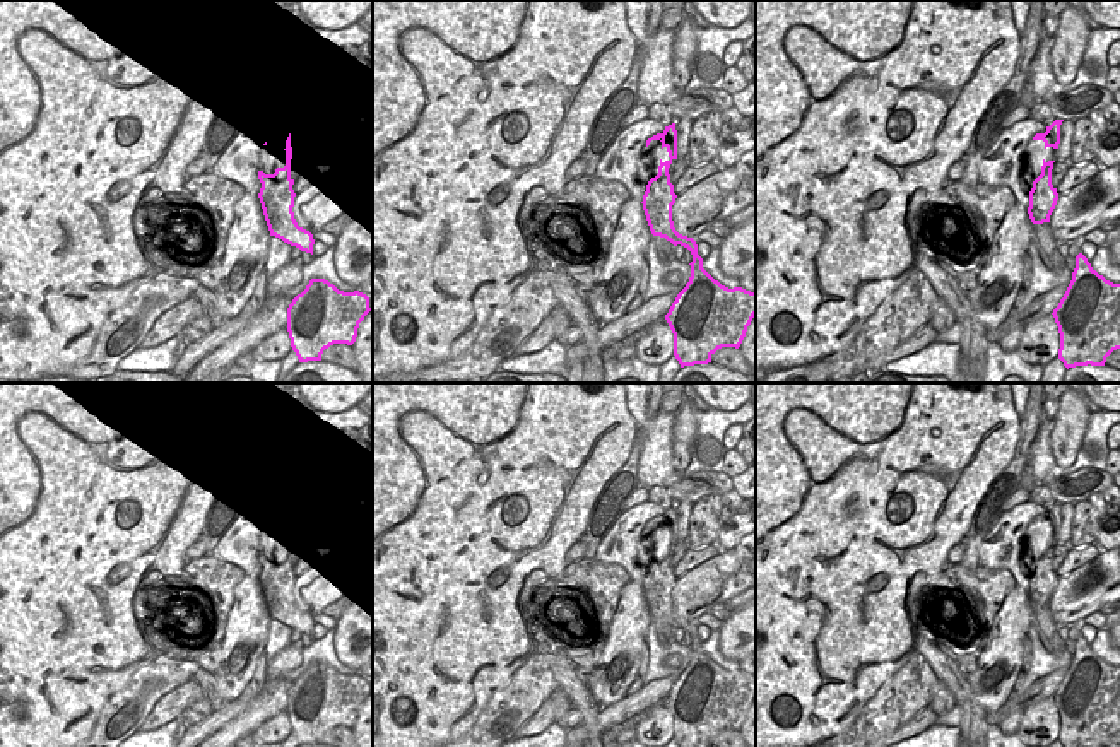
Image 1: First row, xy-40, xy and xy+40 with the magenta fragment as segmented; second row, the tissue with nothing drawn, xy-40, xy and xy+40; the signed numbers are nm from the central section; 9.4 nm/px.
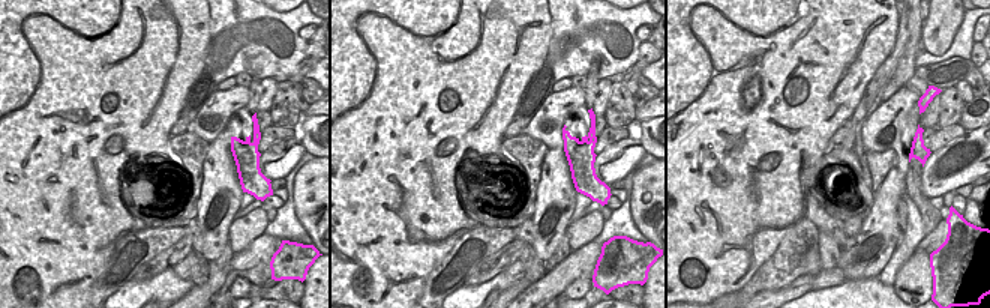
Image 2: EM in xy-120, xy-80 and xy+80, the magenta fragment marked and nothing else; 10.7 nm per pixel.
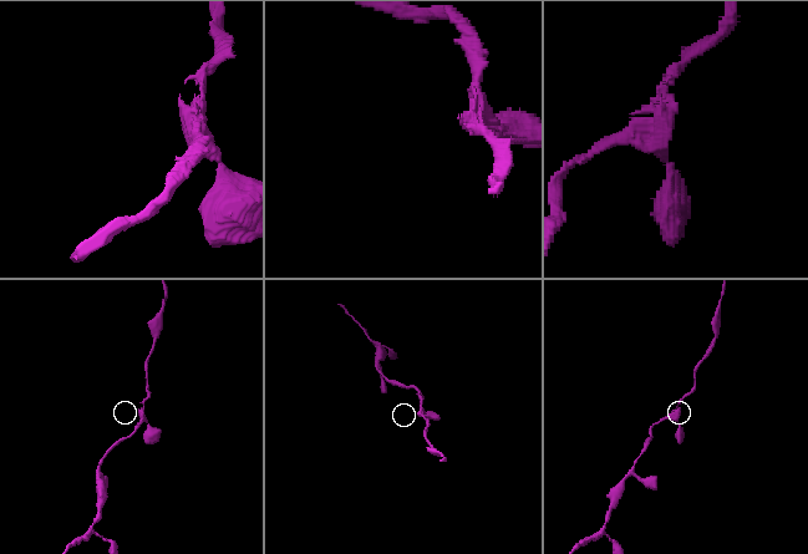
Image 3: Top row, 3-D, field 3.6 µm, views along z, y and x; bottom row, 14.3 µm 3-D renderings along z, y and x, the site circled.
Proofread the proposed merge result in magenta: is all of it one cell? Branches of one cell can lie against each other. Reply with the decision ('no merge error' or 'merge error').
no merge error

